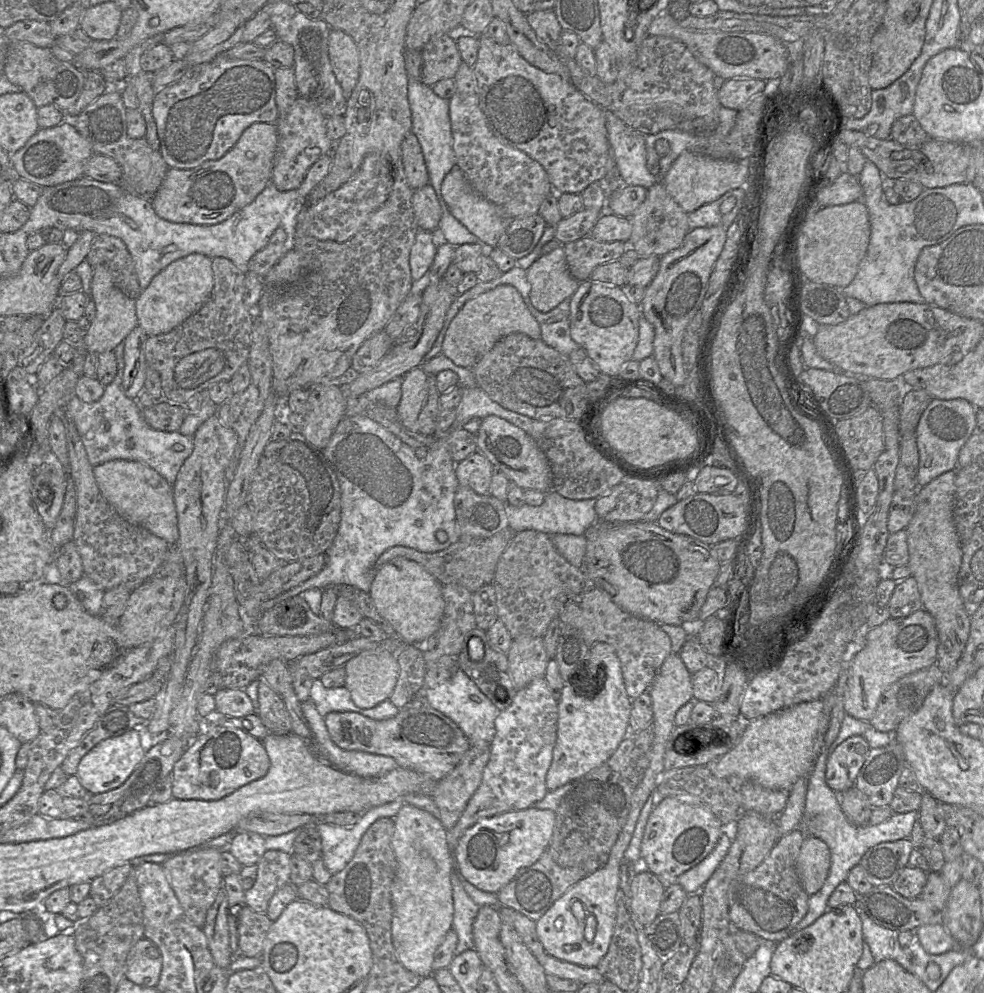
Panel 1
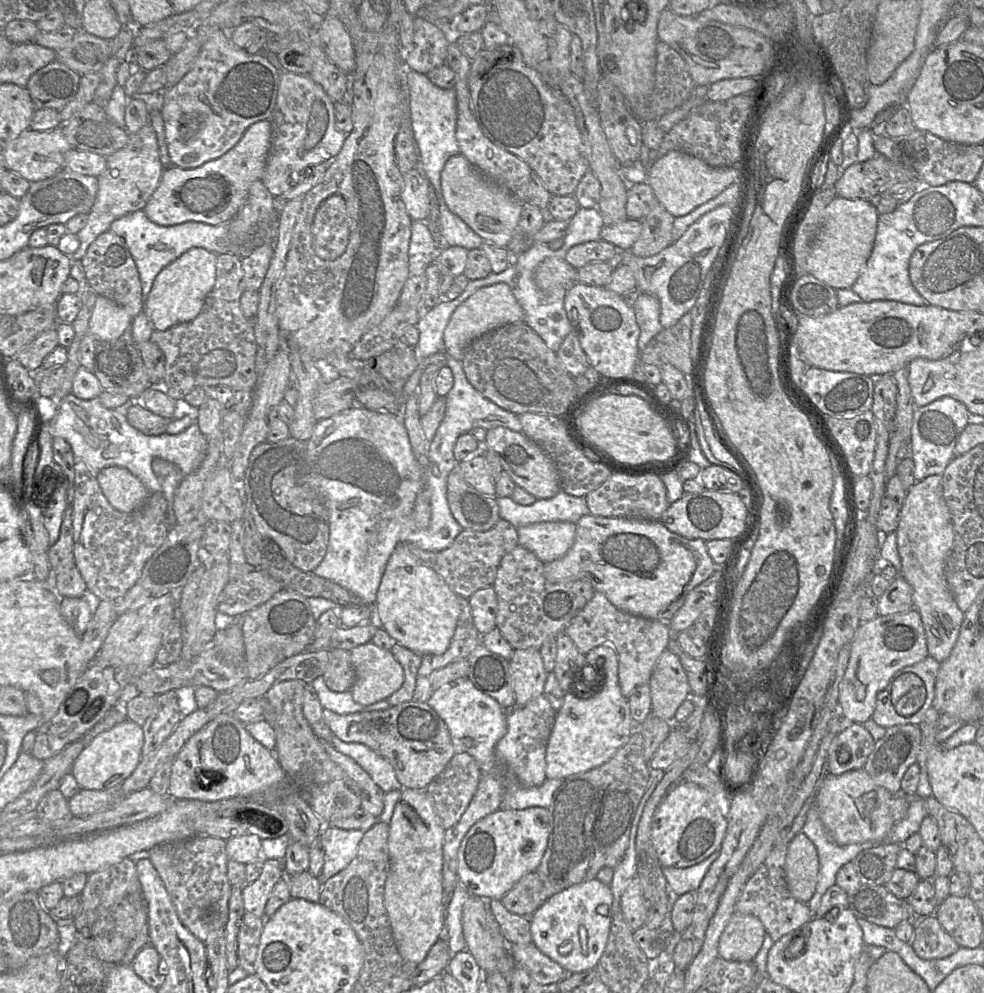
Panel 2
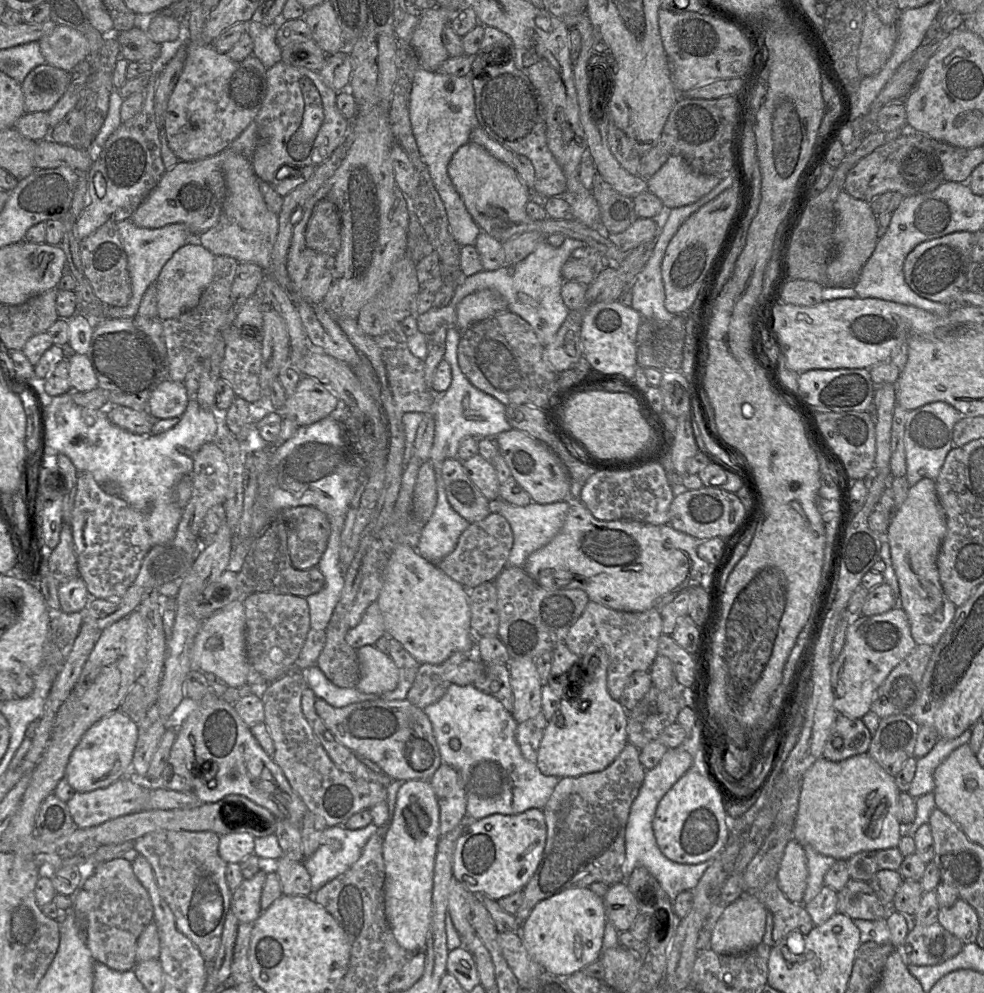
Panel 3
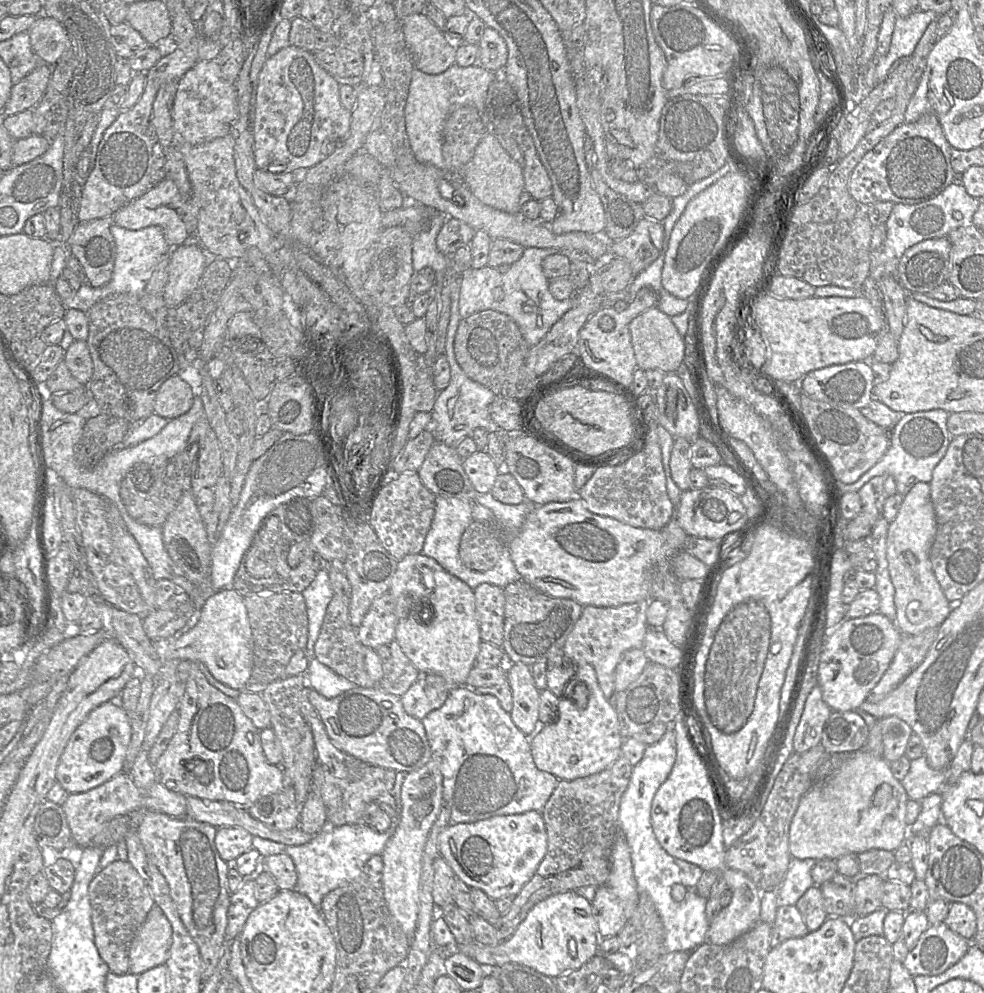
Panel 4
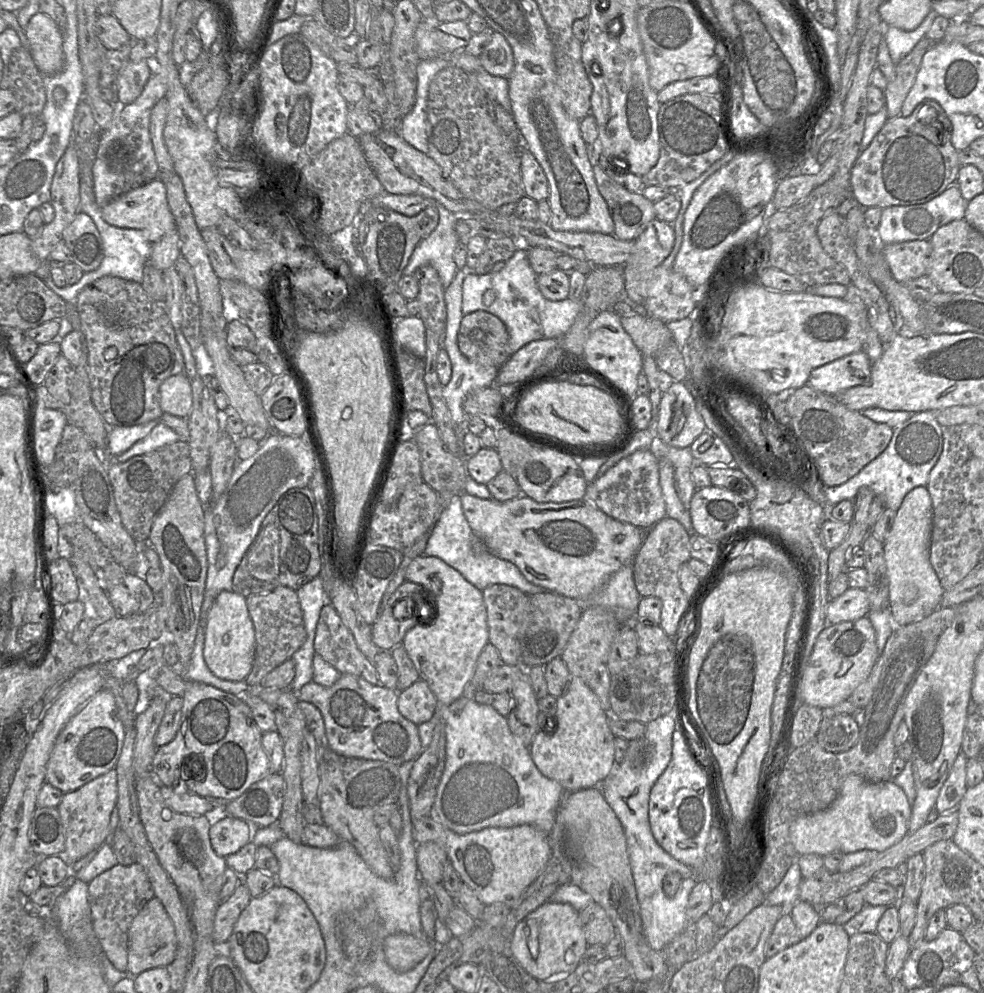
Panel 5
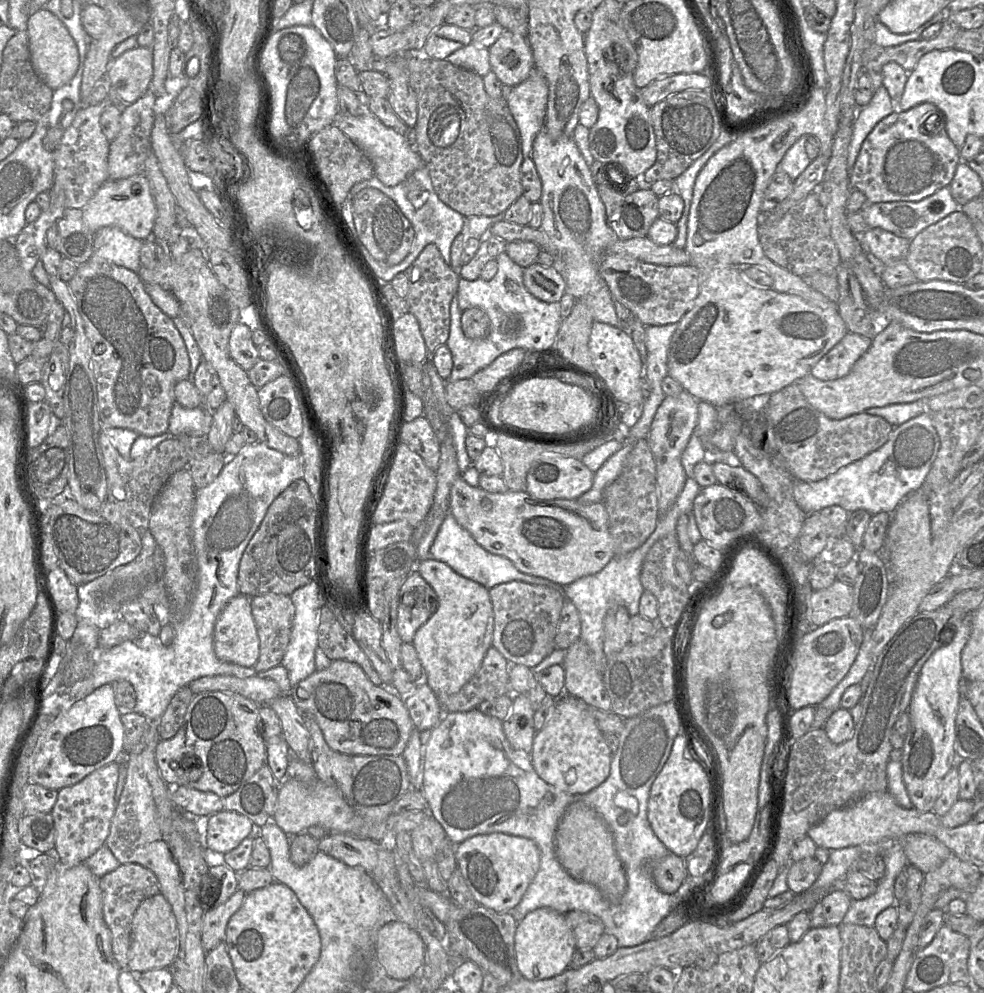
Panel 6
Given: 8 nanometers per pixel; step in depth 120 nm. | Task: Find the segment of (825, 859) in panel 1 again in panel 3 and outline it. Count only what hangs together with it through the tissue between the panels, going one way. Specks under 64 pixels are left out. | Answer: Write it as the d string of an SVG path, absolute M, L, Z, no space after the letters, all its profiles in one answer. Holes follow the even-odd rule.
M794 838L789 840L777 872L777 882L785 896L802 903L807 886L808 867L804 847Z

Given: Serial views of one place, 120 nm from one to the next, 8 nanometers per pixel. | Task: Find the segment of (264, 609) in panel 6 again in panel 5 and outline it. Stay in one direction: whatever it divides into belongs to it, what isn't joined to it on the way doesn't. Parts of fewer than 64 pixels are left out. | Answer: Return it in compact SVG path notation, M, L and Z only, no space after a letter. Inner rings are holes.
M277 586L270 592L251 595L246 601L255 628L256 653L252 670L245 681L250 688L258 688L262 686L262 680L268 673L292 658L306 641L307 632L297 591Z

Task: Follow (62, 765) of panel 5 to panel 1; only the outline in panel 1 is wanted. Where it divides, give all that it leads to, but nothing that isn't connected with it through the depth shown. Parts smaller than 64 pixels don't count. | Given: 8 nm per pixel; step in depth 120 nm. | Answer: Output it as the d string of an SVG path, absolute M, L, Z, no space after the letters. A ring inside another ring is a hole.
M140 730L105 739L93 747L79 762L76 772L80 783L92 794L101 794L121 786L145 755L147 745Z

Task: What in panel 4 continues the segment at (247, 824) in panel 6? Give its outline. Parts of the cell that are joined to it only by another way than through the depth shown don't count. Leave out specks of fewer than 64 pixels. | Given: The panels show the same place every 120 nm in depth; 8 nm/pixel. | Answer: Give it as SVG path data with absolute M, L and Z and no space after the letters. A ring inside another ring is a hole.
M220 827L217 828L214 841L220 857L233 864L240 855L253 847L252 838L253 835L242 827Z

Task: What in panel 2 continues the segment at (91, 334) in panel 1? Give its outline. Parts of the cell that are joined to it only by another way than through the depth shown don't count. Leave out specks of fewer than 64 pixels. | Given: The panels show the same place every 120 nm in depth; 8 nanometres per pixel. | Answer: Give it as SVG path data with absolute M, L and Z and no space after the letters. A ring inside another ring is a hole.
M97 295L91 310L88 332L96 341L111 341L120 339L131 326L133 317L116 302Z

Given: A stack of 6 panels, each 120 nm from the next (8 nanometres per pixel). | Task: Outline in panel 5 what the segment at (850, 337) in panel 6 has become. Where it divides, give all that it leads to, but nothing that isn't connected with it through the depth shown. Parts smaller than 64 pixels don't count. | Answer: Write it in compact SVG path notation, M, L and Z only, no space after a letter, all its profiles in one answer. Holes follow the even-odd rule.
M857 351L812 370L808 383L815 390L830 396L869 382L871 363L867 354Z

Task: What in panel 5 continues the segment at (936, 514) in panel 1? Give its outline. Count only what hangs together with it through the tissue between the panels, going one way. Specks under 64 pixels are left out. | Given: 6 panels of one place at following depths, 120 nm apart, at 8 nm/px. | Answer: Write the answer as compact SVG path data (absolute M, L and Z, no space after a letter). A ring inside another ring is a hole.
M927 487L912 489L904 498L883 542L889 580L888 608L901 626L922 620L940 607L944 589L930 563L933 507Z

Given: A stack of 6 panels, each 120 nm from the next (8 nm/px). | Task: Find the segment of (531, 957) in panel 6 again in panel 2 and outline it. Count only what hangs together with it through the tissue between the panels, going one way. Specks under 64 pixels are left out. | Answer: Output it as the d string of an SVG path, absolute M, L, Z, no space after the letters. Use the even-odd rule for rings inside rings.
M597 878L551 896L530 917L532 943L568 974L596 968L611 930L613 899L610 885Z

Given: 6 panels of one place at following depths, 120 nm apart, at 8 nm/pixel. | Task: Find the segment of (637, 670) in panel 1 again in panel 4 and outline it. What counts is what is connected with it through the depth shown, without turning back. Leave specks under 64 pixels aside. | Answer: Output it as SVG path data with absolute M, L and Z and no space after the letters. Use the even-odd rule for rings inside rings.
M643 600L619 607L584 606L582 614L570 632L563 647L564 655L575 666L590 664L597 675L598 683L605 698L613 701L615 670L624 653L631 649L643 649L647 633L646 611L652 600Z

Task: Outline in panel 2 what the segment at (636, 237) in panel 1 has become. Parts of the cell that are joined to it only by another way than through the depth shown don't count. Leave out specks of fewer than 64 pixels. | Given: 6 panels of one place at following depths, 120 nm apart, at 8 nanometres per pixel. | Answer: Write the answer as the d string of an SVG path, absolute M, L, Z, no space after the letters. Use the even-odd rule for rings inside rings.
M654 196L653 208L640 219L641 233L629 250L638 257L649 257L671 245L674 218Z

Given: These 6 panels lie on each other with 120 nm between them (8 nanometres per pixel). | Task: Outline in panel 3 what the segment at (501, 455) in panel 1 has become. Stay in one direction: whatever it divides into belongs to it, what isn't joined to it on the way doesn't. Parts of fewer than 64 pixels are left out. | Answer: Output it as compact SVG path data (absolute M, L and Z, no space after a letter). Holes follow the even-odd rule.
M511 429L499 433L495 443L517 483L530 495L532 502L553 504L569 499L571 479L560 458L545 444L527 433Z

